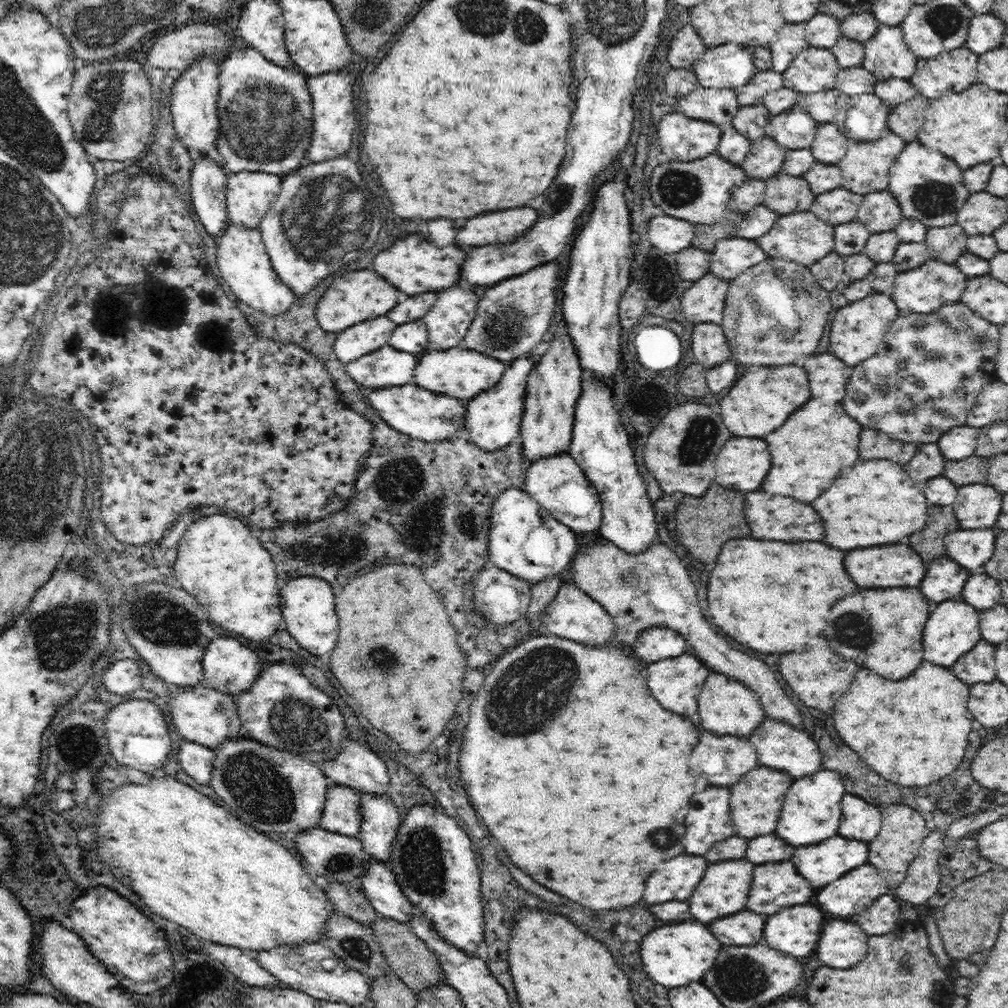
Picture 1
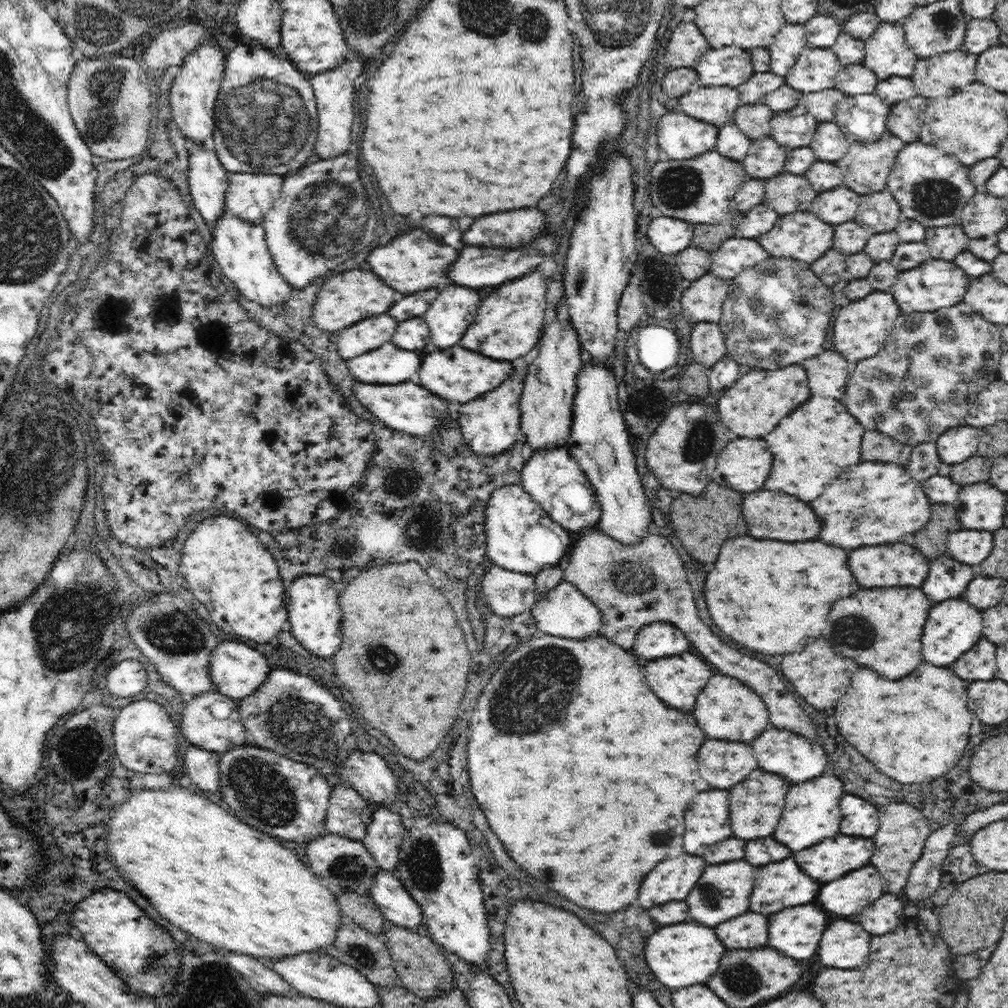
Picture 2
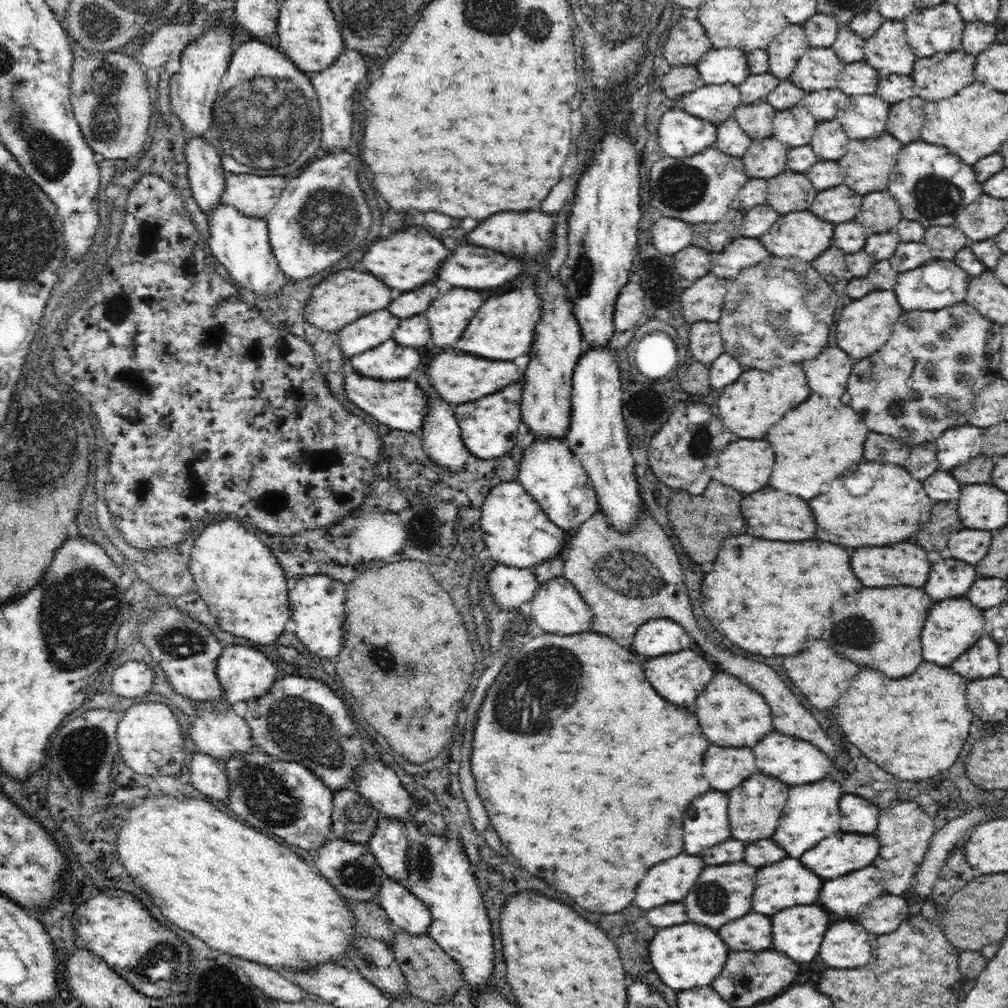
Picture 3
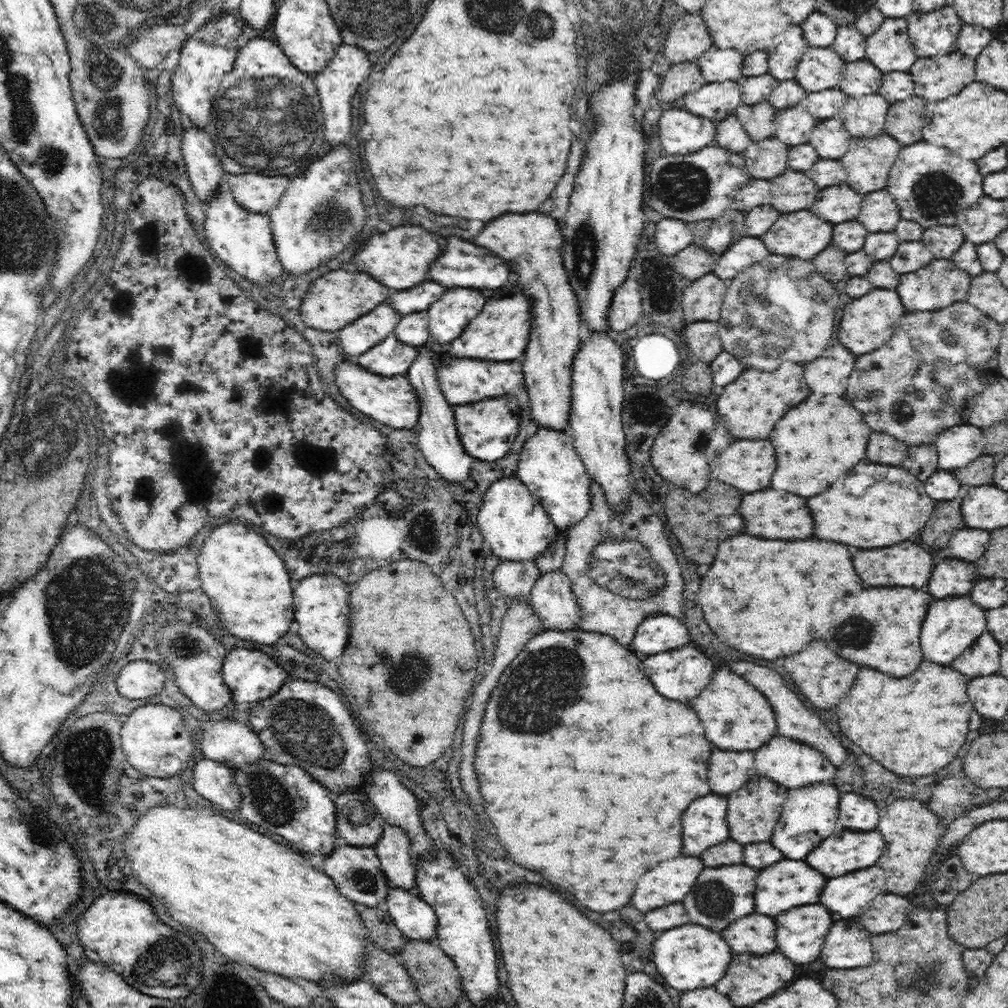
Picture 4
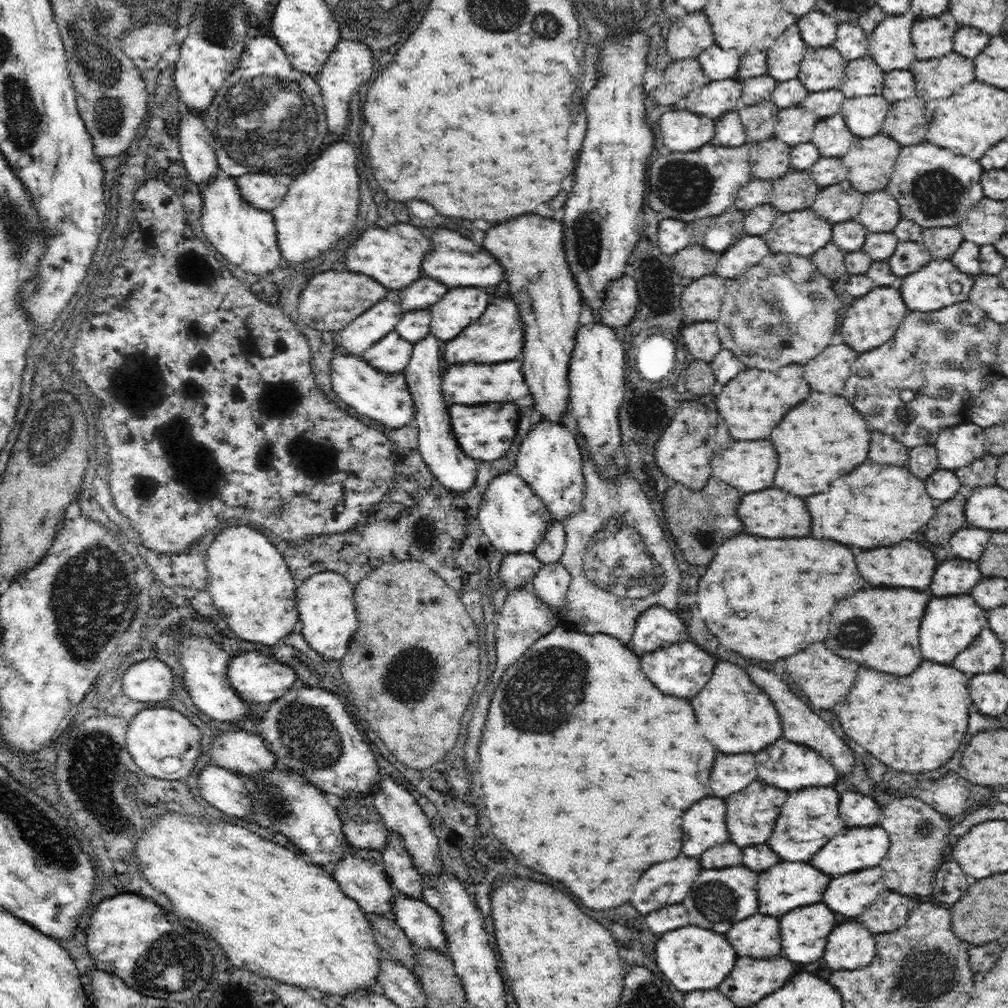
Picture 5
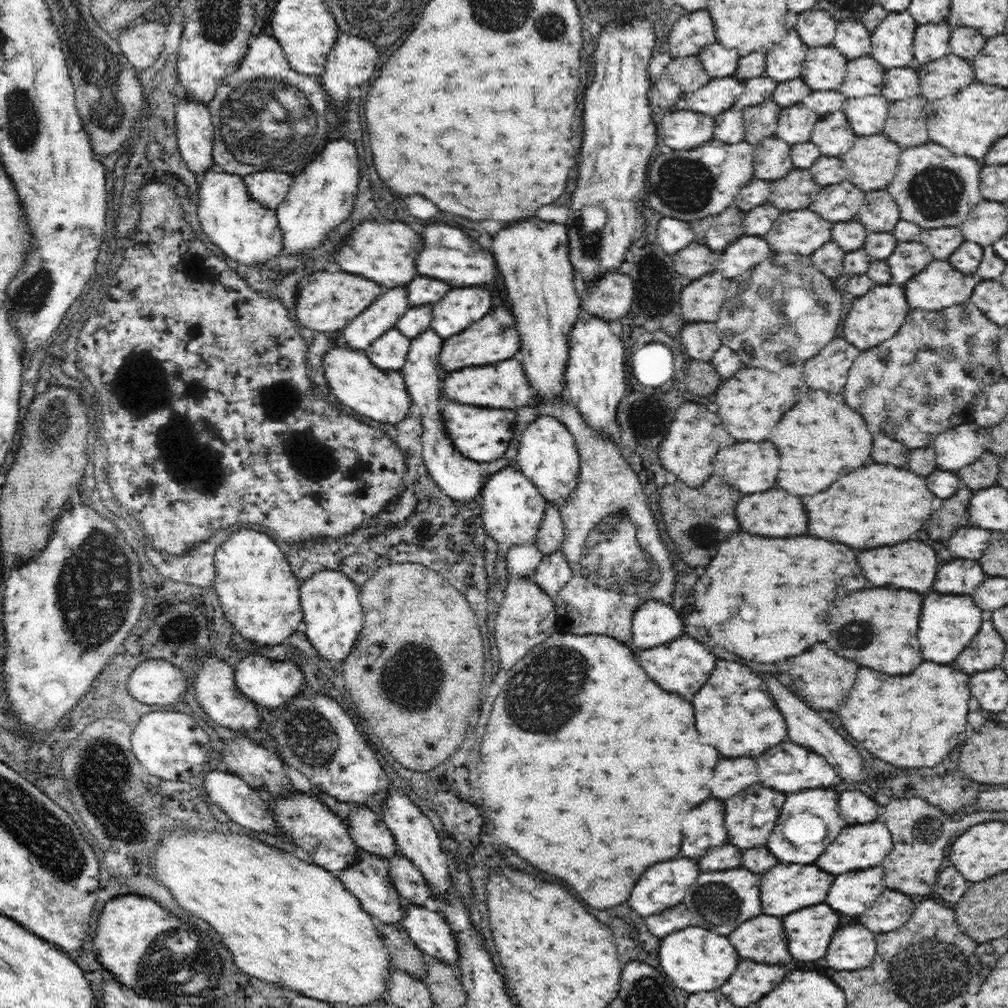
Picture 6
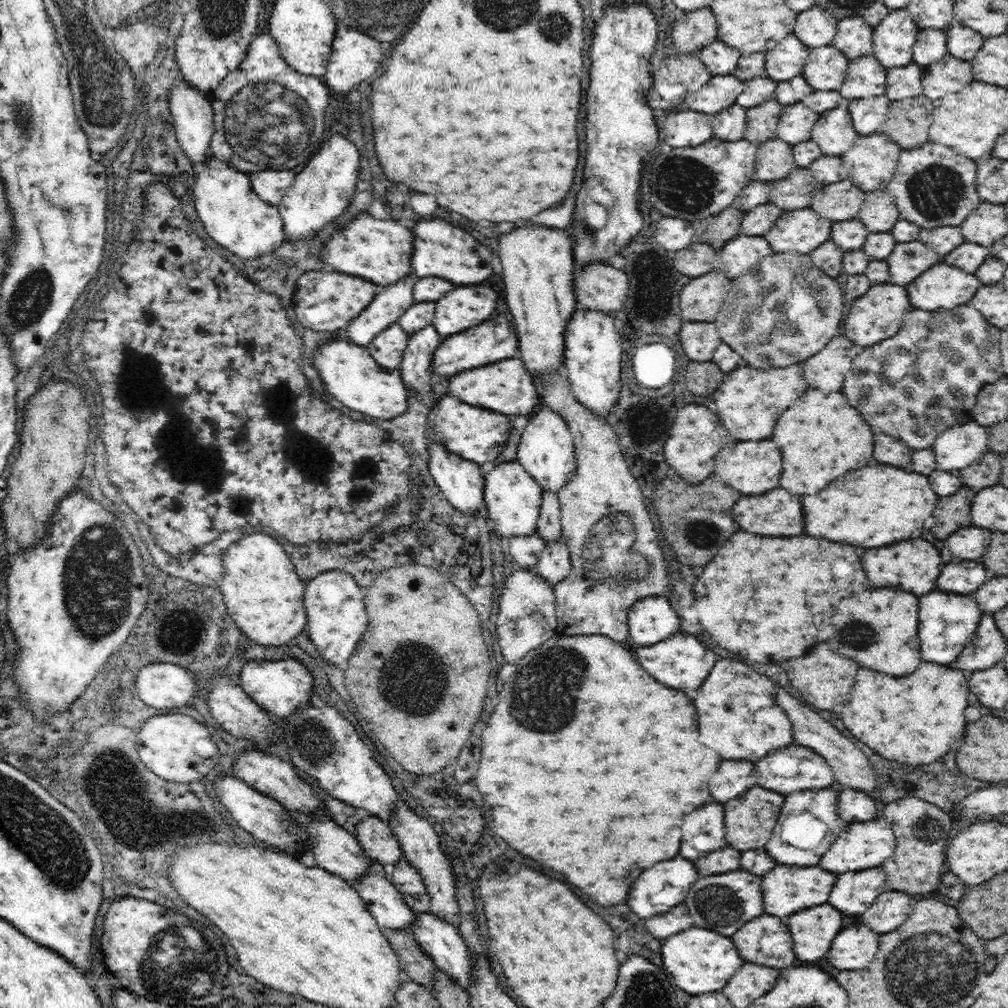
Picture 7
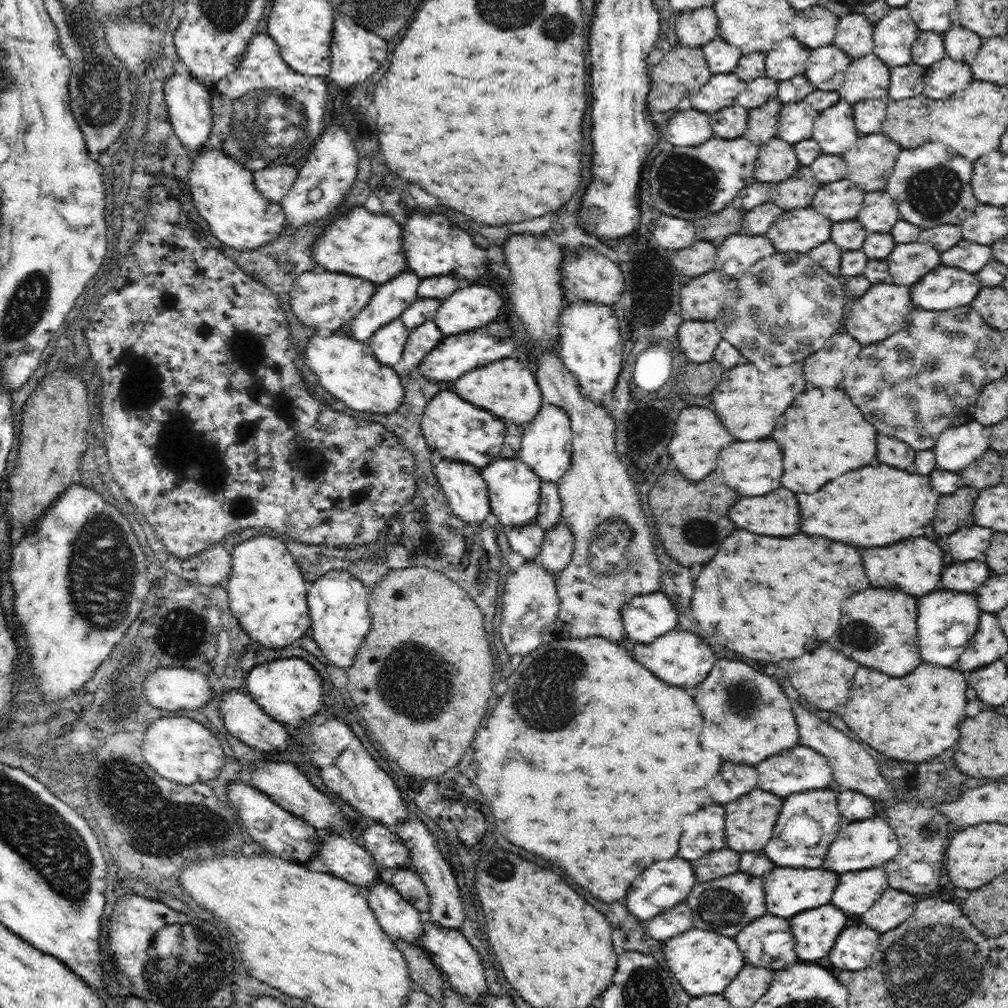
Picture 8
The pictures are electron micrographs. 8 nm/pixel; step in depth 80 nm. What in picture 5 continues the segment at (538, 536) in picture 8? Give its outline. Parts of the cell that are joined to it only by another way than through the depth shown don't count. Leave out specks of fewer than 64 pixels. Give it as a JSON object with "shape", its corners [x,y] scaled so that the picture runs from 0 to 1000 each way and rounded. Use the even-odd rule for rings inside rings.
{"shape":[[[502,549],[498,554],[496,573],[501,581],[529,585],[529,573],[539,561],[535,554],[530,549]]]}

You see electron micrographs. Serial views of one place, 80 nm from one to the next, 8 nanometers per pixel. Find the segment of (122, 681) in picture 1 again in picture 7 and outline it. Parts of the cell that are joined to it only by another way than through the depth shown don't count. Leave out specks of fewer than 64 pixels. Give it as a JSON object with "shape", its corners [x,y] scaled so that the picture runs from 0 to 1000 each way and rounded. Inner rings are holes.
{"shape":[[[147,659],[135,673],[139,694],[159,704],[190,698],[194,686],[192,669],[175,659]]]}

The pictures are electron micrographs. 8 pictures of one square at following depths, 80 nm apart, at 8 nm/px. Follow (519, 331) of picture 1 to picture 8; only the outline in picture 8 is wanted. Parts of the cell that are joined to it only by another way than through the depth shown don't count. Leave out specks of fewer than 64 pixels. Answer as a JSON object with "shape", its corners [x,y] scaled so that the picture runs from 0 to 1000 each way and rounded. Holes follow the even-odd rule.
{"shape":[[[488,319],[480,325],[468,327],[468,329],[460,329],[454,333],[444,333],[440,335],[433,345],[429,345],[427,353],[419,357],[419,361],[415,363],[416,371],[421,372],[423,376],[435,379],[435,377],[452,377],[476,363],[486,361],[488,357],[496,357],[496,355],[504,355],[510,351],[510,335],[508,334],[508,326],[504,319]]]}

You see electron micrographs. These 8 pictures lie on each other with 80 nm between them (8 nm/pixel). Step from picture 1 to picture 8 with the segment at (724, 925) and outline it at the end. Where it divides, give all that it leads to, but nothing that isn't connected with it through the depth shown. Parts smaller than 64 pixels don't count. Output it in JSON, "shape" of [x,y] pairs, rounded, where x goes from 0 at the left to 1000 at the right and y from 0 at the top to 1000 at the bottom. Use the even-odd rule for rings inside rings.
{"shape":[[[760,907],[746,917],[742,917],[730,929],[732,940],[738,946],[740,954],[748,958],[758,958],[772,963],[778,958],[786,958],[790,952],[790,933],[782,913]]]}

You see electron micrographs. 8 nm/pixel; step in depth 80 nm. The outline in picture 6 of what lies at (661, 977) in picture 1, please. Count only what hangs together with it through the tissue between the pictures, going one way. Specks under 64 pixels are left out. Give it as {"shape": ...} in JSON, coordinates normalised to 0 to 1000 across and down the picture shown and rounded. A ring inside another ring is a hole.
{"shape":[[[690,919],[667,925],[655,935],[655,956],[659,964],[671,974],[673,980],[681,984],[700,984],[714,980],[730,962],[732,952],[734,948],[720,929]]]}

